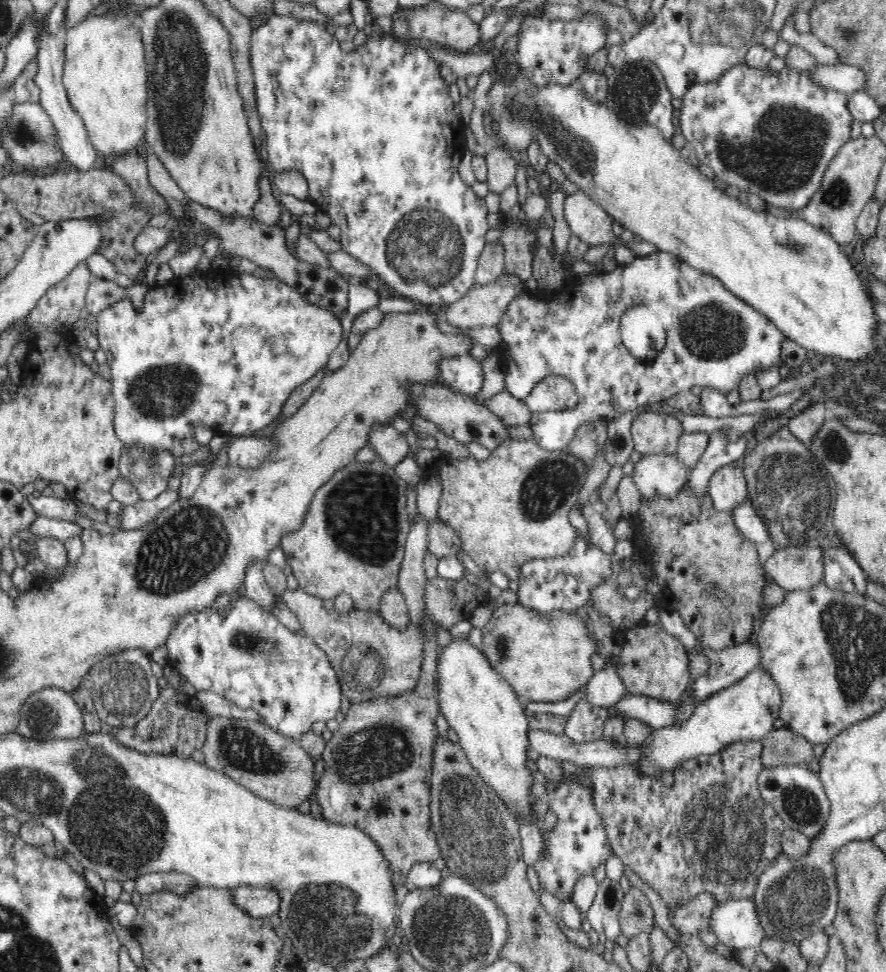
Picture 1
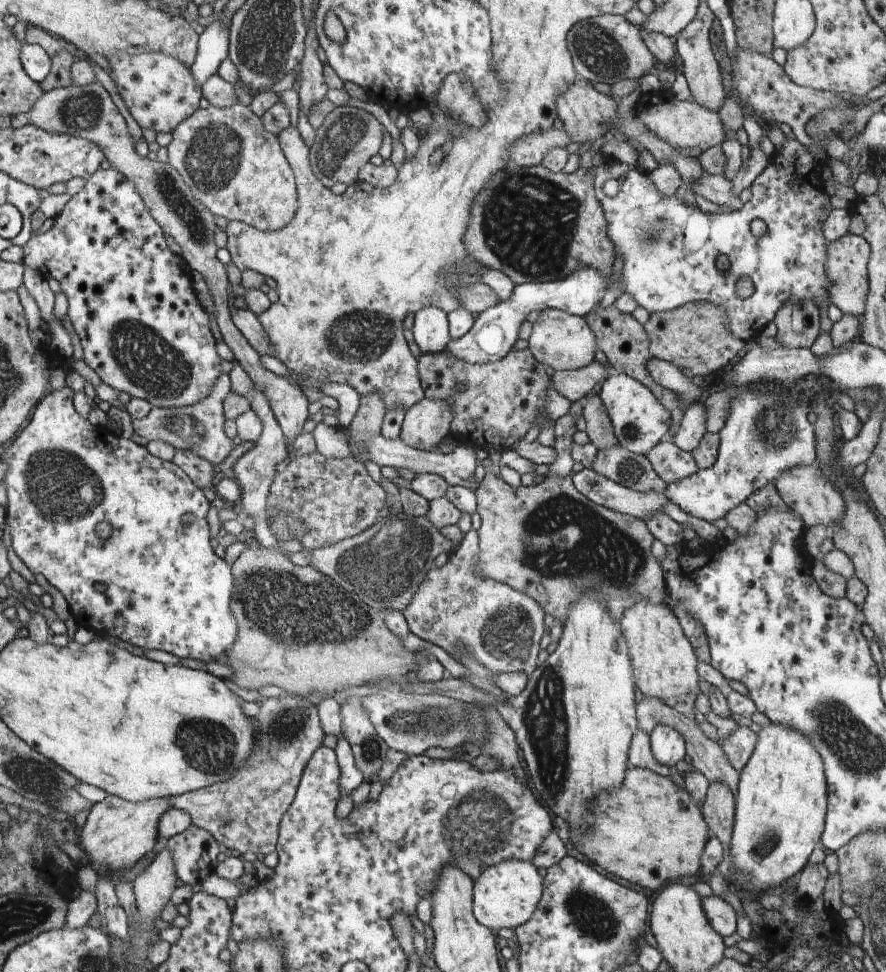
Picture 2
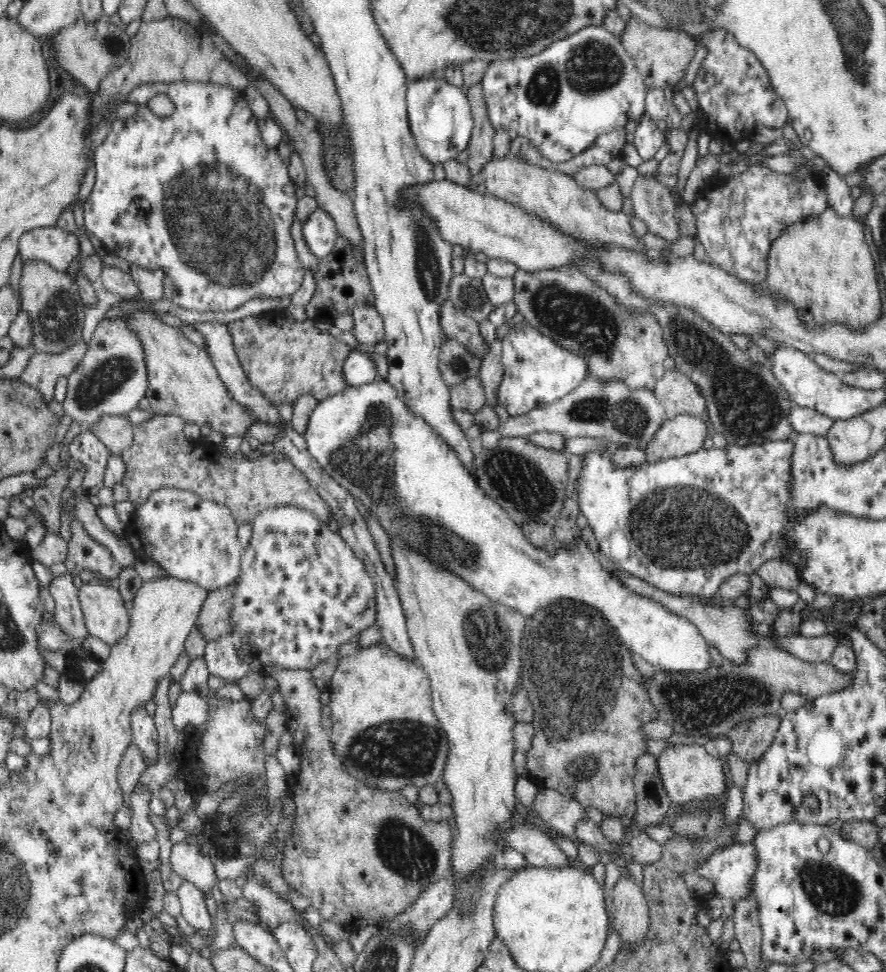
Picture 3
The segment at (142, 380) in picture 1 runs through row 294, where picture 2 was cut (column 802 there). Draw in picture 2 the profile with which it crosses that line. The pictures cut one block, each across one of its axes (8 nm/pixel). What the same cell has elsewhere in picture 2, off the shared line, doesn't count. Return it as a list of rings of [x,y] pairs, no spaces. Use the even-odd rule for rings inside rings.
[[[787,137],[782,143],[782,146],[775,151],[775,154],[769,158],[764,170],[758,174],[756,179],[752,182],[750,189],[752,197],[748,203],[746,203],[740,210],[733,211],[731,213],[722,214],[710,214],[704,213],[698,207],[693,208],[684,203],[678,202],[674,195],[670,197],[664,196],[663,192],[660,192],[654,184],[654,180],[650,178],[650,174],[642,172],[639,167],[629,168],[626,163],[620,161],[611,160],[606,158],[602,151],[593,154],[586,152],[580,156],[579,168],[592,169],[595,174],[595,193],[599,195],[600,202],[603,203],[604,214],[608,221],[608,234],[612,242],[615,242],[616,252],[623,254],[625,263],[623,264],[623,278],[620,280],[623,286],[623,293],[631,294],[639,304],[640,307],[646,308],[649,313],[659,313],[662,311],[671,311],[678,309],[679,306],[687,305],[690,302],[696,301],[708,301],[718,306],[722,305],[725,308],[725,314],[729,320],[730,330],[734,333],[734,336],[740,337],[743,341],[747,342],[750,338],[758,338],[761,336],[762,331],[766,328],[768,322],[775,320],[775,314],[779,312],[779,309],[784,306],[790,300],[798,301],[814,301],[819,308],[822,301],[829,298],[829,292],[827,288],[827,245],[824,234],[822,233],[822,226],[832,207],[830,205],[829,198],[826,198],[824,182],[822,178],[822,171],[826,162],[820,159],[816,159],[814,154],[810,150],[803,146],[797,139]],[[742,276],[751,278],[754,284],[754,293],[749,298],[740,298],[736,294],[736,281]]]

